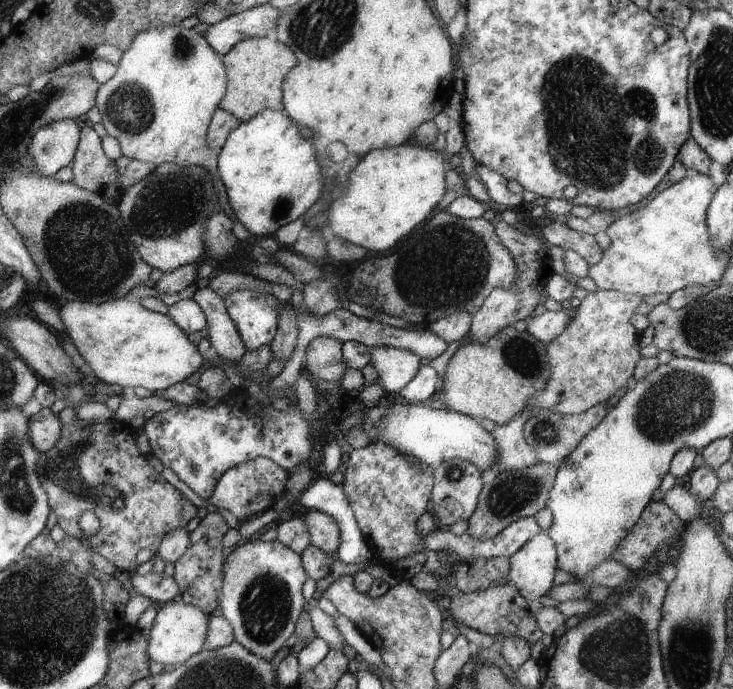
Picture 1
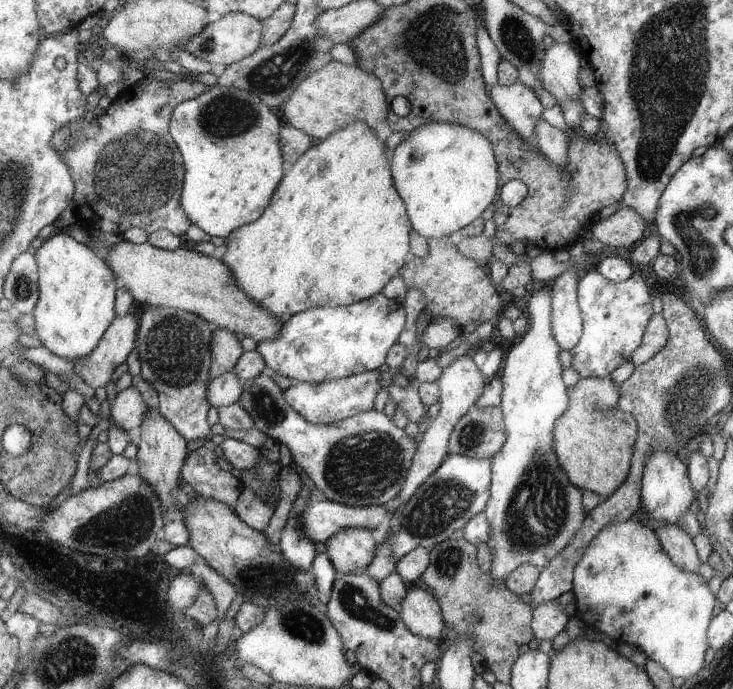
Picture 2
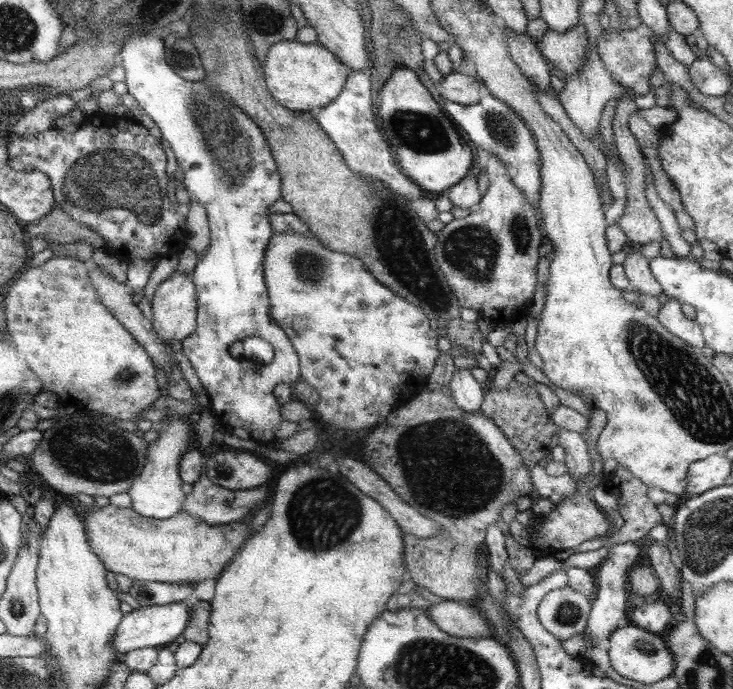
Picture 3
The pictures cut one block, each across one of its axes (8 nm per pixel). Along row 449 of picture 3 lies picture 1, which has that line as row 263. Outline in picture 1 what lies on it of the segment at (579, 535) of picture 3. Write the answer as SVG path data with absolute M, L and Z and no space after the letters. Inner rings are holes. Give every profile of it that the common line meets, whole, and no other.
M553 220L541 230L541 234L549 246L557 246L561 250L573 250L587 266L595 266L603 256L603 248L597 246L591 234L573 232L571 228L565 226L563 220Z

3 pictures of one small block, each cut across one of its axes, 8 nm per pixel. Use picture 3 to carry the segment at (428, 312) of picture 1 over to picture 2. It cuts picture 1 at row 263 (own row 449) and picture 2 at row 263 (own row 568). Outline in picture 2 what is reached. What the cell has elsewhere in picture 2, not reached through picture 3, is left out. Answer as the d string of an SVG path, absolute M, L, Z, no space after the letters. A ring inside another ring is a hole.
M427 238L427 244L429 254L425 258L411 258L401 270L405 286L409 290L415 288L425 296L425 312L431 314L431 318L455 320L461 328L465 328L467 322L497 322L495 316L501 312L501 302L487 272L477 266L477 262L463 256L449 238Z

